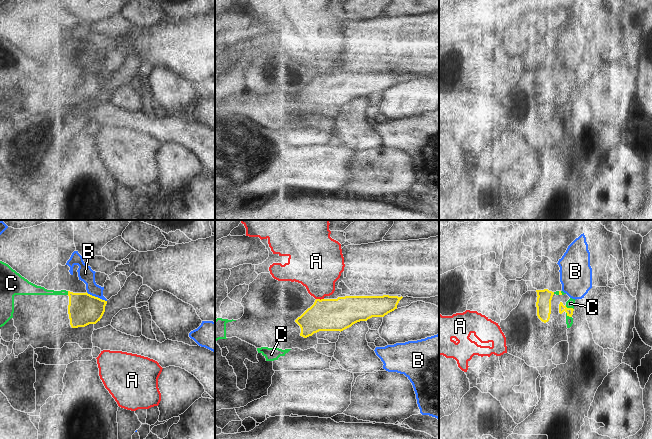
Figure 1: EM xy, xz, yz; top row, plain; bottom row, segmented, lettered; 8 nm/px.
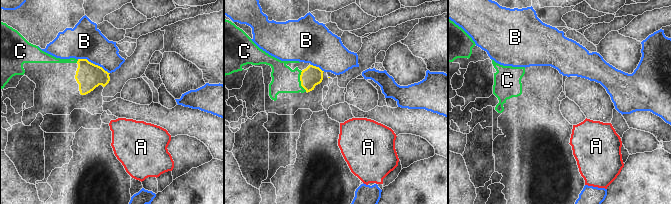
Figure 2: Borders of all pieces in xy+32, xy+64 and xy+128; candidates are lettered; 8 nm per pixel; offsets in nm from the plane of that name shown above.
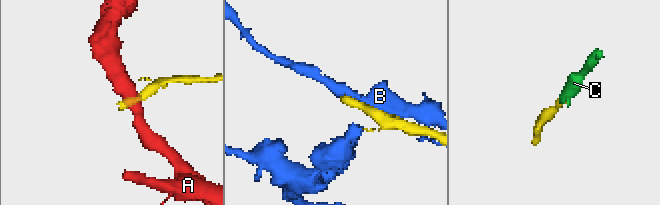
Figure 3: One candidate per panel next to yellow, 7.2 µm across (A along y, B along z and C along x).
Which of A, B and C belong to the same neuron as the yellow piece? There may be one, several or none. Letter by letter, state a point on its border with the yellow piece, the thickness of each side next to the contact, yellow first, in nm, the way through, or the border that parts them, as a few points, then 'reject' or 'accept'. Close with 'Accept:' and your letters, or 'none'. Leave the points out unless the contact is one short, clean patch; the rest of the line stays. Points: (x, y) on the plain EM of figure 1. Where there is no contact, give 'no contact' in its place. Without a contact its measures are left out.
A: contact xz (319, 75); calibres 260 and 360 nm; reject
B: contact xy (96, 73); calibres 260 and 120 nm; border xy (86, 68), (106, 77); reject
C: contact yz (569, 84); calibres 60 and 70 nm; way yz (562, 84), (569, 84), (570, 79); accept
Accept: C

